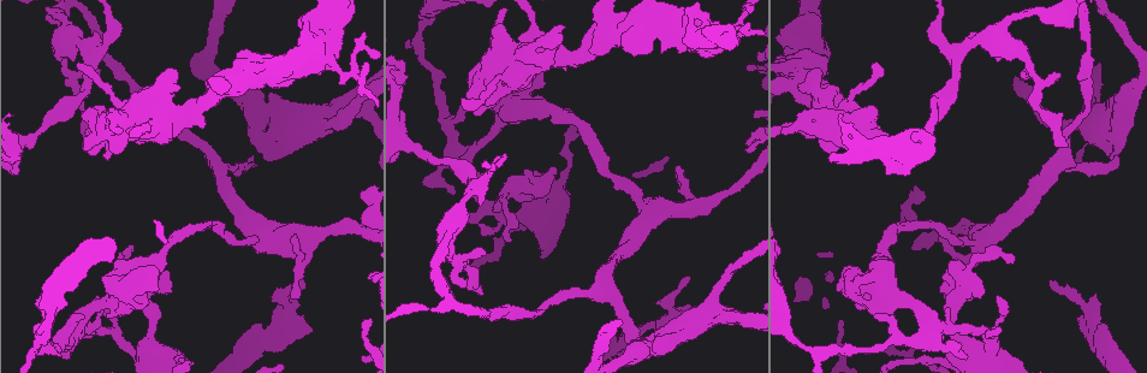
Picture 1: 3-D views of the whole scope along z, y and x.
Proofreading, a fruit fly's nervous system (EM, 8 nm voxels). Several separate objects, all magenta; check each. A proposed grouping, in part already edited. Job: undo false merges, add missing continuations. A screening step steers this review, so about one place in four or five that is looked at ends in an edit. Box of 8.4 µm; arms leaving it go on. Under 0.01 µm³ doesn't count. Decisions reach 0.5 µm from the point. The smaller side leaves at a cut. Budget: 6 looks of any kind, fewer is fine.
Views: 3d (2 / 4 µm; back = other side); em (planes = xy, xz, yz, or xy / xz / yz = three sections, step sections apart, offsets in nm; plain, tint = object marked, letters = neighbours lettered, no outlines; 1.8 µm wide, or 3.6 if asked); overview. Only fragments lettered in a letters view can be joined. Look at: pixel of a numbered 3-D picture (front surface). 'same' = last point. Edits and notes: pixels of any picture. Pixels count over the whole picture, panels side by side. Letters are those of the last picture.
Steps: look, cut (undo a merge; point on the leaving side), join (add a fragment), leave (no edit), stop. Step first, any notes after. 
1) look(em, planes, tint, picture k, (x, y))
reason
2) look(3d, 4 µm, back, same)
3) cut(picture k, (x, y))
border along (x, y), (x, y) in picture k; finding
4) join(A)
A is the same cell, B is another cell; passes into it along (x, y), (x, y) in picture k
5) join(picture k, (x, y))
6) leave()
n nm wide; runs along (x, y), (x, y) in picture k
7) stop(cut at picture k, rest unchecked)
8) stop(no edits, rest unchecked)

look(3d, 2 µm, picture 1, (1116, 154))

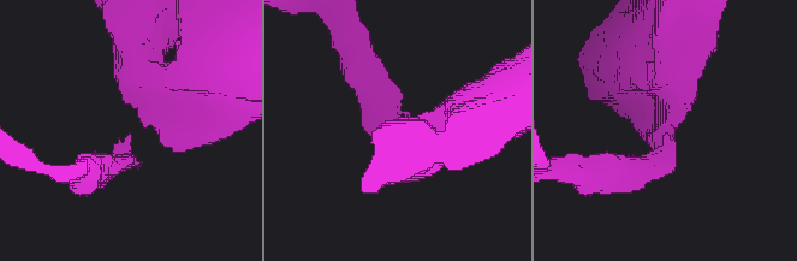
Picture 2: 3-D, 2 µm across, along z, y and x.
look(em, planes, letters, picture 2, (129, 136))
now the EM

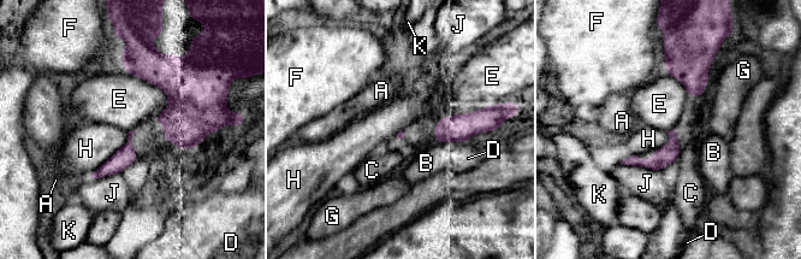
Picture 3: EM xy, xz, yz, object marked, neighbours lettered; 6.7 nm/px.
leave()
A, B, C, D, E, F, G, H, J and K are other cells; border along (129, 131), (129, 139), (90, 176) in picture 3; no lettered fragment goes on from it

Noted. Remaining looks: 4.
look(em, planes, tint, picture 1, (291, 328))
a fork

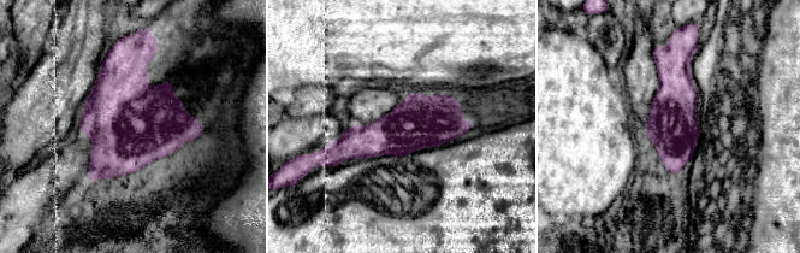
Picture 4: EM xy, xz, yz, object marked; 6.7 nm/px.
look(em, planes, letters, same)

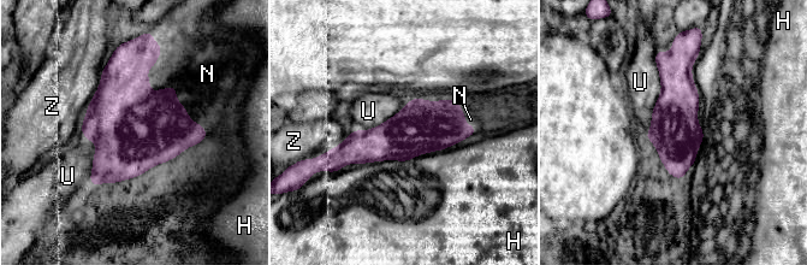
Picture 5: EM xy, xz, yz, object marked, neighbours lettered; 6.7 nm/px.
join(N)
340 nm wide; N is the same cell, H, U and Z are other cells; passes into it along (159, 124), (168, 88), (201, 70) in picture 5; it goes on there

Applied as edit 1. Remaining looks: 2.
look(em, 3.6 µm, planes, tint, picture 1, (874, 67))
thin end

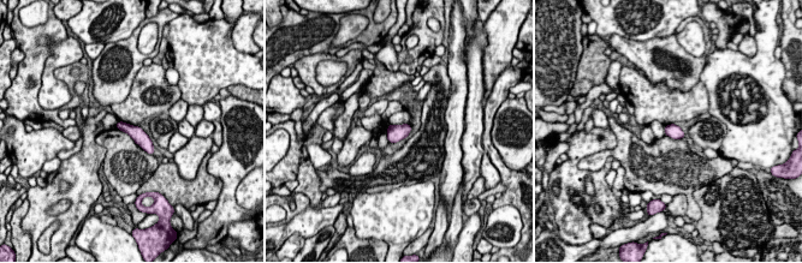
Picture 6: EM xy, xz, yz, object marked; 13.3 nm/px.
look(em, 3.6 µm, planes, letters, same)

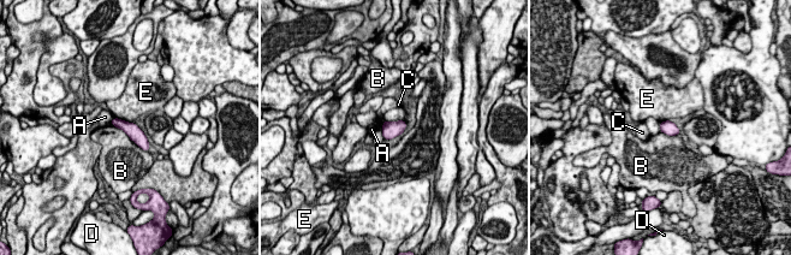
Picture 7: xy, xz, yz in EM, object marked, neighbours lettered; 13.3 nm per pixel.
leave()
A, B, C, D and E are other cells; runs along (116, 122), (126, 126), (146, 147) in picture 7; no lettered fragment goes on from it

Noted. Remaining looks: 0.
stop(join at picture 5, rest unchecked)

